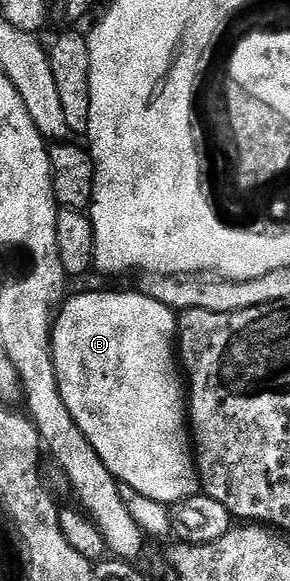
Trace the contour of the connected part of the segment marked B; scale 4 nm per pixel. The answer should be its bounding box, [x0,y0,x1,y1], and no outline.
[52,291,201,507]

